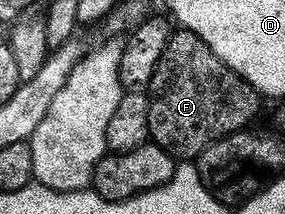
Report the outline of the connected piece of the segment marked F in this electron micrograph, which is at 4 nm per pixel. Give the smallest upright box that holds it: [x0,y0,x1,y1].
[147,28,263,161]

